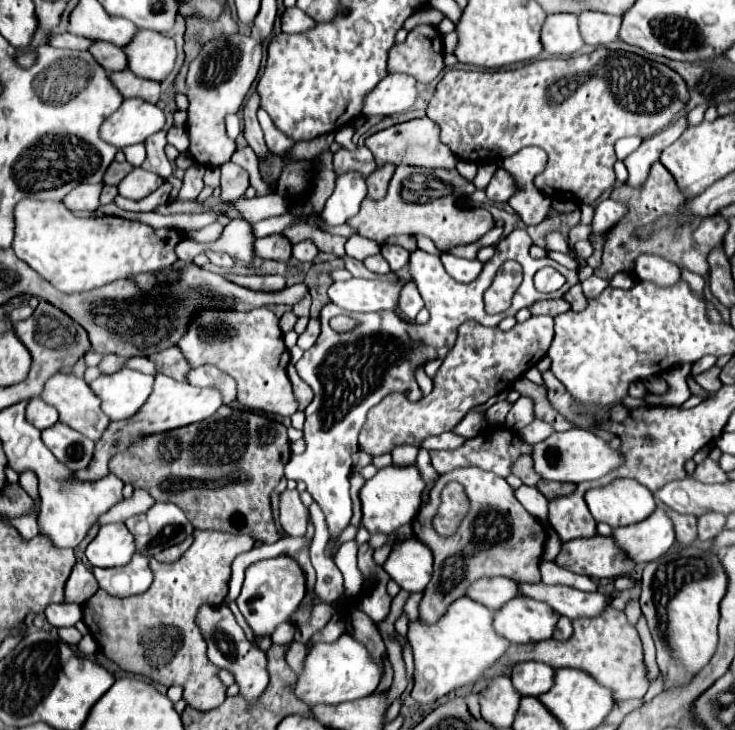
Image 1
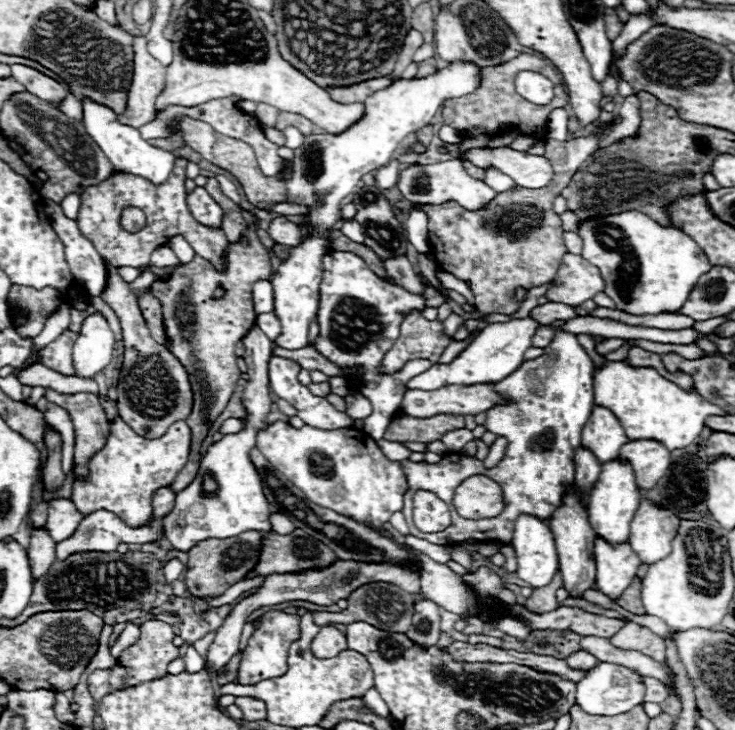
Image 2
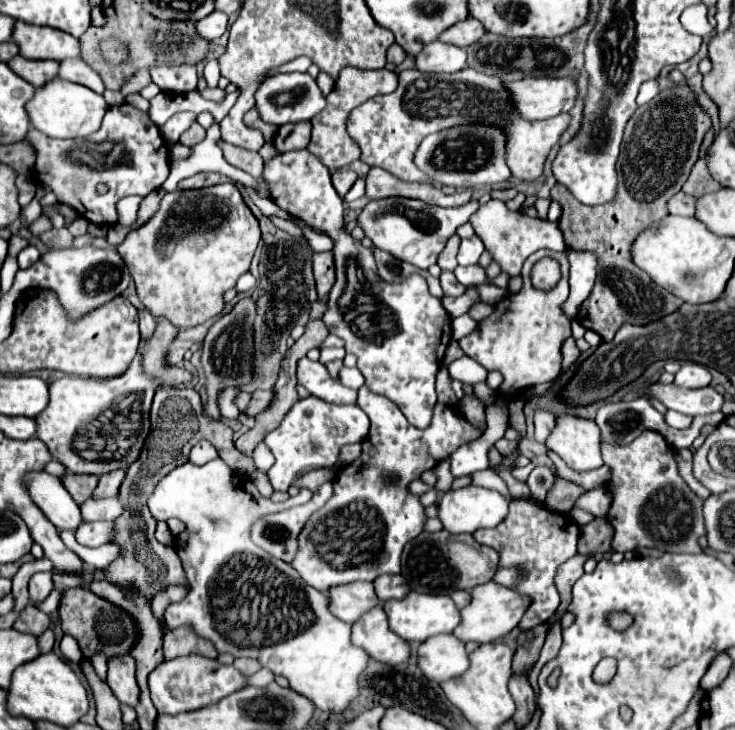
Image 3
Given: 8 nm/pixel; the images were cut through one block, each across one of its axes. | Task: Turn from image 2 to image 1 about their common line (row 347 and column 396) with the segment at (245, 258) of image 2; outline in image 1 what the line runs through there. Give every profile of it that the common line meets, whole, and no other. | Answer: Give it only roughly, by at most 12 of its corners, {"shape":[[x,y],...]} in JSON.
{"shape":[[396,166],[346,224],[384,244],[422,234],[444,252],[494,228],[458,170]]}

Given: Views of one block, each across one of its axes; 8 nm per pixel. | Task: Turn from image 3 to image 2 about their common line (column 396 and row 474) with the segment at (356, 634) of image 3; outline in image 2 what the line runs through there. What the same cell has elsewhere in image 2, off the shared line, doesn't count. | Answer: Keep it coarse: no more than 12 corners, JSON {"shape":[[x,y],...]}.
{"shape":[[654,440],[626,442],[620,458],[634,466],[638,488],[658,484],[670,450]]}

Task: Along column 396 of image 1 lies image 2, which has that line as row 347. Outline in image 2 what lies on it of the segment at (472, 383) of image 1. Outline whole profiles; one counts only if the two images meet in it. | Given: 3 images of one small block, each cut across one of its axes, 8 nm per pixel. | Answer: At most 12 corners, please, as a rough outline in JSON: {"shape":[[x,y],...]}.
{"shape":[[422,312],[402,320],[400,338],[386,354],[384,372],[406,360],[432,364],[450,344],[442,322]]}

